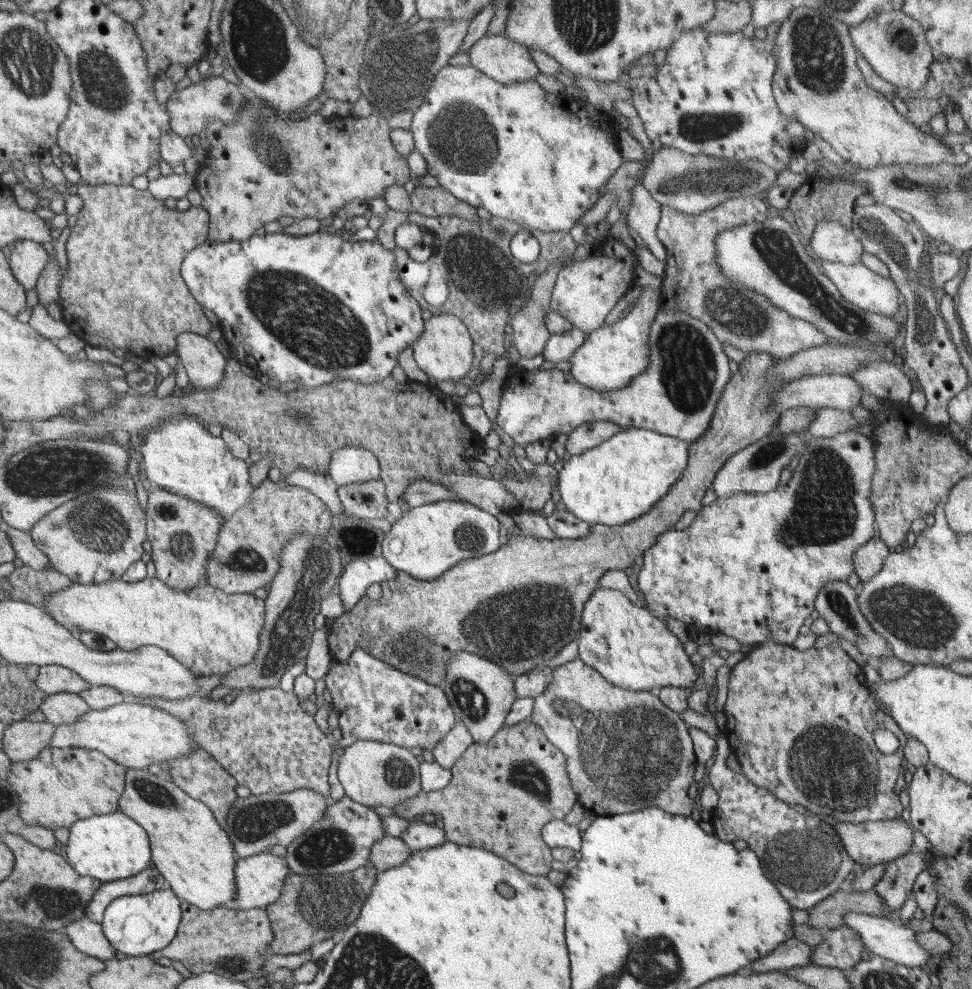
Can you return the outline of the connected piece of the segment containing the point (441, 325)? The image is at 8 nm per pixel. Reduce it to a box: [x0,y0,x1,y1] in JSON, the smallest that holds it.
[411,311,474,381]

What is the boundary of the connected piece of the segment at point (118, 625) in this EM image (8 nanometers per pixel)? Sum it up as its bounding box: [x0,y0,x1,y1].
[42,577,267,675]

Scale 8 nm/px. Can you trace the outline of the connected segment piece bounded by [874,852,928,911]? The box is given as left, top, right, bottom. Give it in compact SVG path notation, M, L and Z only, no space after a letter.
M918 852L885 864L886 870L874 890L884 899L889 911L899 911L913 892L917 876L927 868L928 854Z

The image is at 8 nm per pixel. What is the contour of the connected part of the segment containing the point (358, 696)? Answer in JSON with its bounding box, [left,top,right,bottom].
[324,648,459,749]

